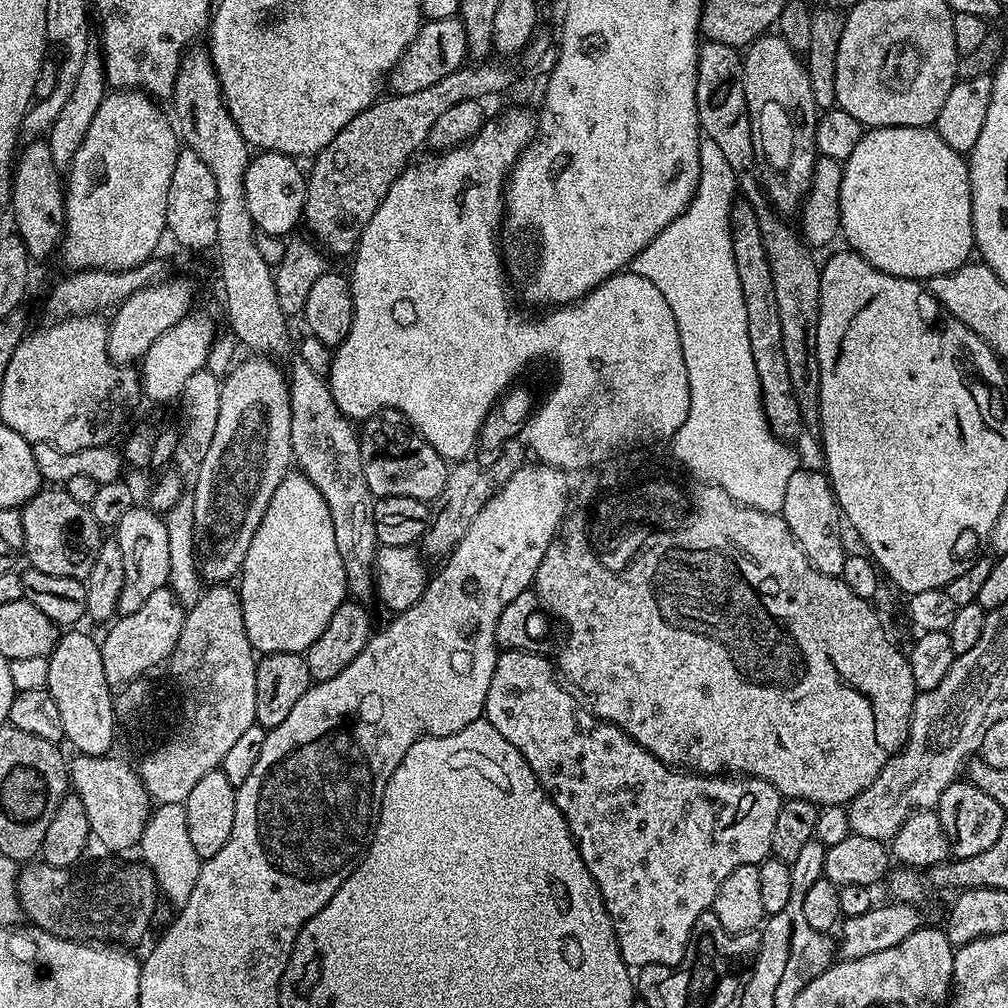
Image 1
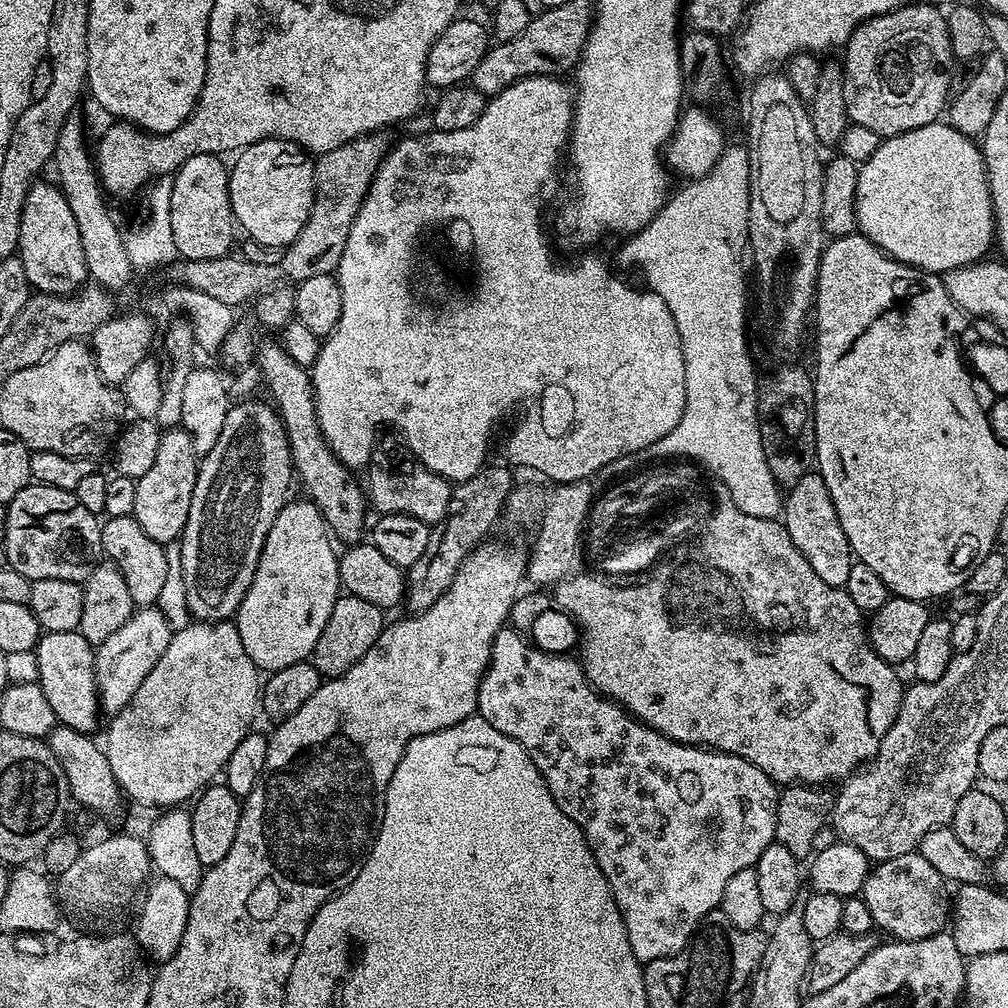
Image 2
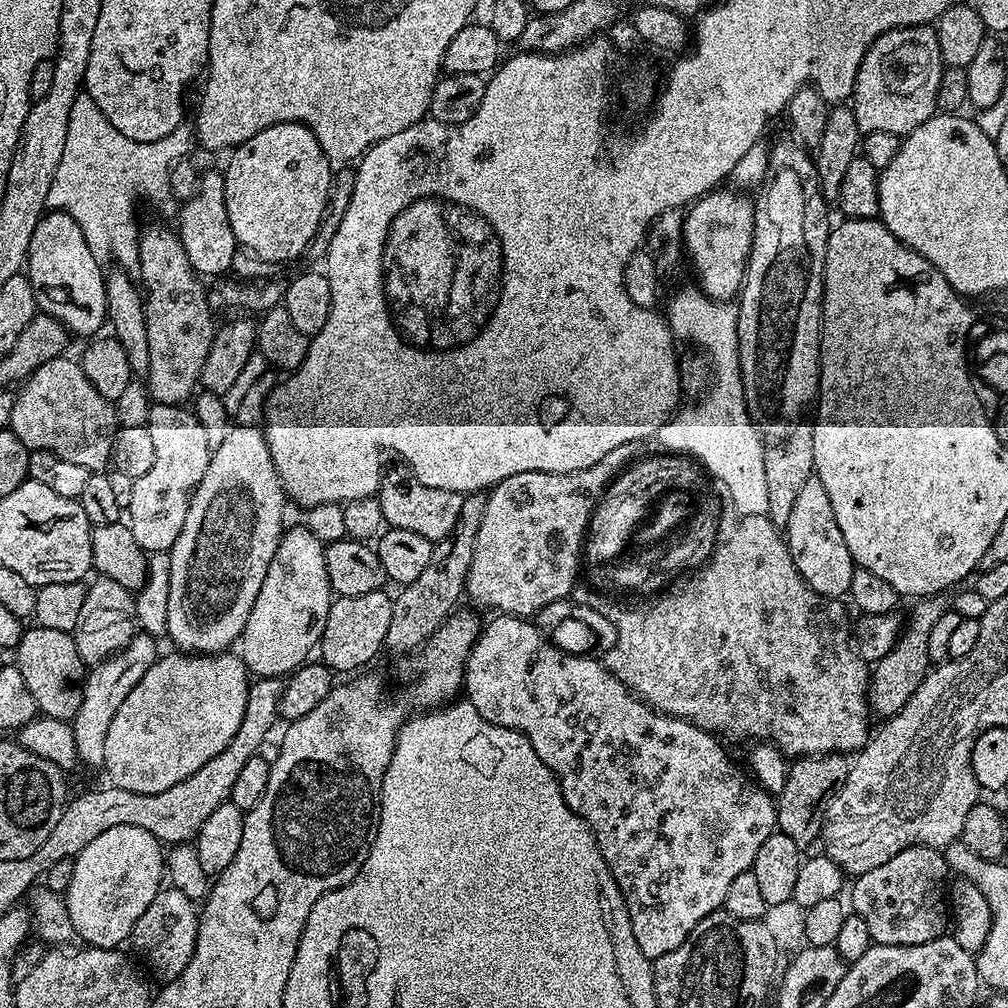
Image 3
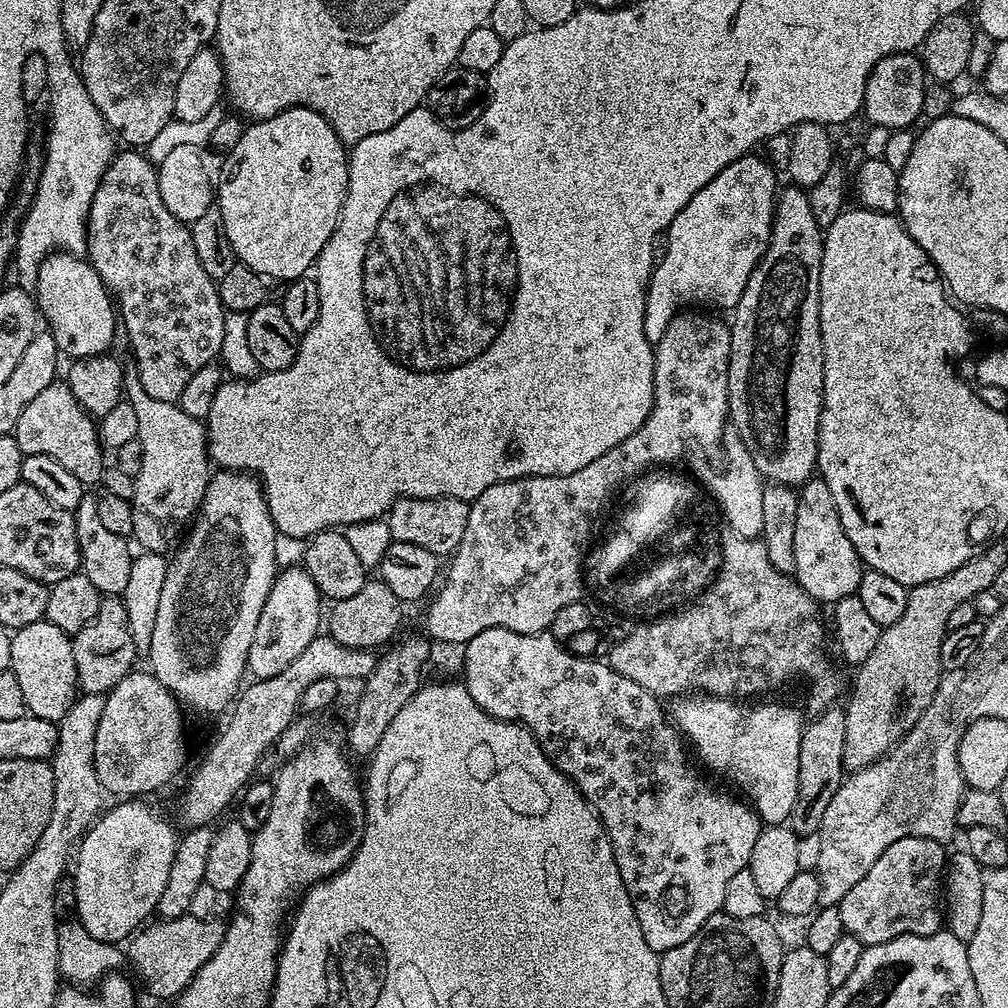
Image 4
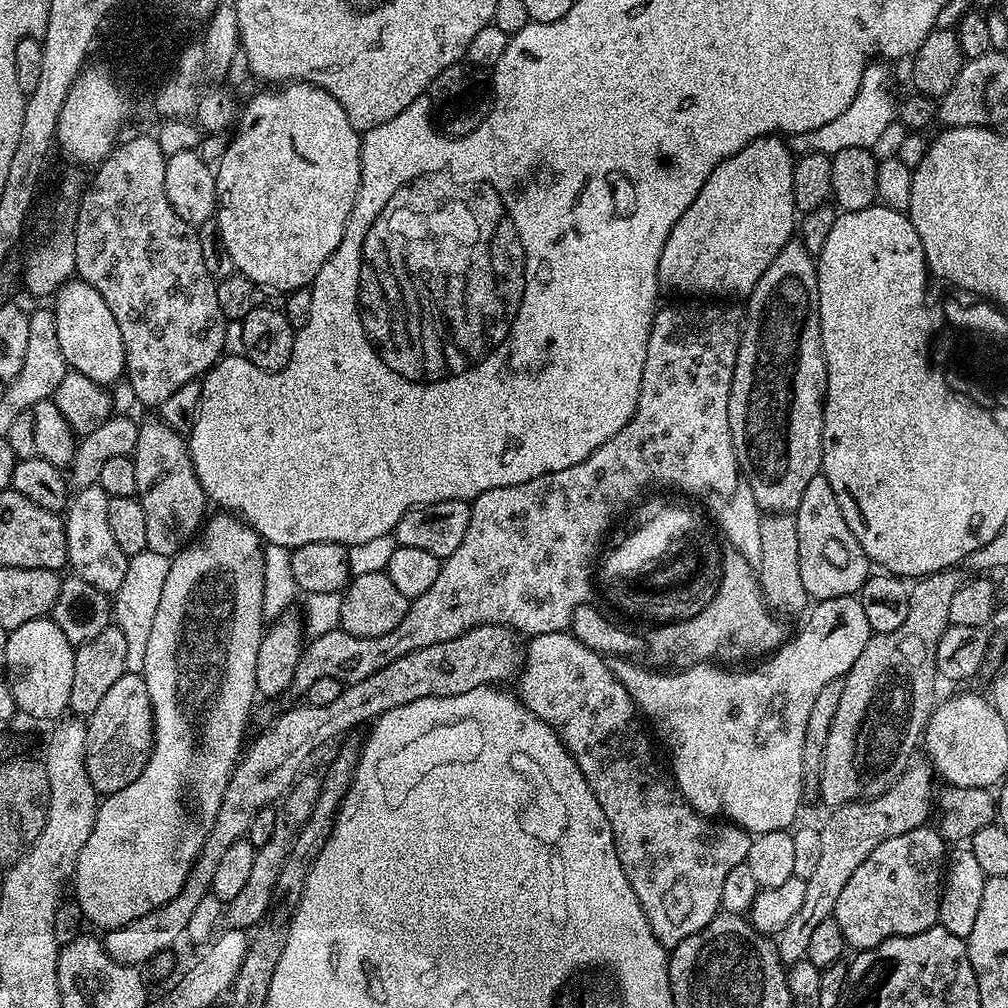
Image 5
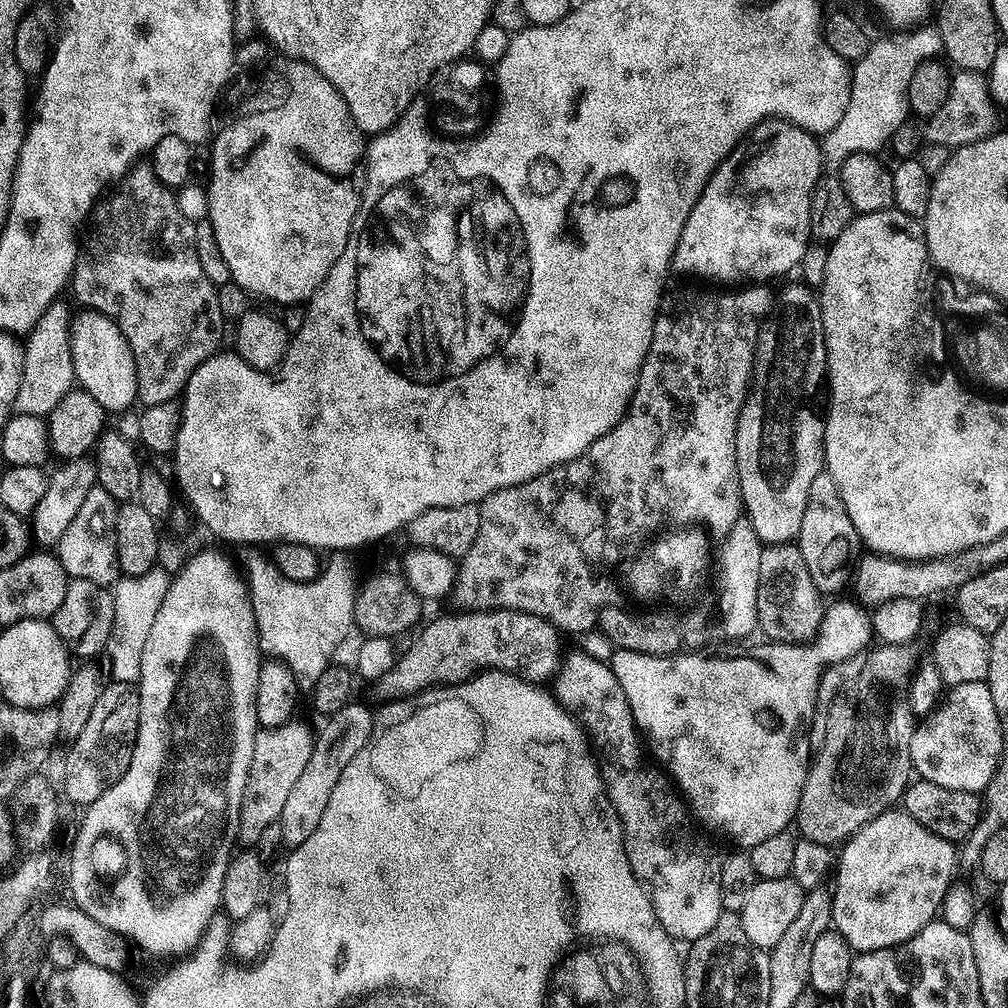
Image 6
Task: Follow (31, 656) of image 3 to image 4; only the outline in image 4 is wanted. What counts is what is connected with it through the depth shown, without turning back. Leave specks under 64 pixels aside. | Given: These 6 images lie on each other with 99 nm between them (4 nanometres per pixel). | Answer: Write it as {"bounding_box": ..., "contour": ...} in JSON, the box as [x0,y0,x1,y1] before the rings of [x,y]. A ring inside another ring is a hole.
{"bounding_box":[10,620,78,721],"contour":[[[39,620],[30,626],[22,626],[11,633],[10,658],[11,672],[18,678],[18,687],[31,715],[47,720],[59,721],[76,701],[78,685],[72,636],[58,630],[49,620]]]}

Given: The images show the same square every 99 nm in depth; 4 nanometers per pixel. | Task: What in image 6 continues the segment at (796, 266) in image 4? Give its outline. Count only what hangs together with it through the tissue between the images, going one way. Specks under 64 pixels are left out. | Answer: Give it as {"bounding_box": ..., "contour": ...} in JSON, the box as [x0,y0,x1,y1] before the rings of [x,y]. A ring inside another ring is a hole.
{"bounding_box":[736,282,828,544],"contour":[[[797,282],[797,284],[788,284],[784,289],[781,290],[780,296],[778,292],[778,303],[775,305],[774,314],[769,315],[767,319],[761,323],[759,332],[756,333],[756,339],[754,341],[754,355],[752,357],[752,376],[748,386],[747,395],[744,397],[744,405],[742,410],[738,414],[736,419],[736,465],[738,466],[738,482],[740,483],[740,503],[742,505],[743,511],[746,513],[746,519],[750,522],[750,526],[754,530],[754,534],[758,534],[758,538],[764,544],[785,544],[787,542],[792,542],[797,539],[800,535],[800,527],[802,526],[802,513],[806,510],[806,494],[810,494],[810,486],[814,482],[814,478],[818,478],[820,472],[825,471],[826,465],[824,462],[824,416],[821,413],[816,413],[812,409],[812,399],[819,394],[820,388],[822,392],[822,385],[826,380],[826,373],[828,370],[828,355],[826,354],[826,346],[824,345],[824,327],[822,326],[822,314],[820,313],[820,301],[818,299],[817,293],[813,291],[809,285],[803,282]]]}

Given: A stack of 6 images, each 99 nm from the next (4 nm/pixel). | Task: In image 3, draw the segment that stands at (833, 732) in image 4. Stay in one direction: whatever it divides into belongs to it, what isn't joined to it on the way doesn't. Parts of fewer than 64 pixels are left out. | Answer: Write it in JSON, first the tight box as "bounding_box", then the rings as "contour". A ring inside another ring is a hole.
{"bounding_box":[775,752,850,850],"contour":[[[832,752],[828,756],[801,756],[788,769],[784,786],[775,797],[776,827],[786,834],[802,850],[808,843],[820,838],[826,818],[826,810],[832,799],[846,786],[846,774],[850,763],[847,755]]]}

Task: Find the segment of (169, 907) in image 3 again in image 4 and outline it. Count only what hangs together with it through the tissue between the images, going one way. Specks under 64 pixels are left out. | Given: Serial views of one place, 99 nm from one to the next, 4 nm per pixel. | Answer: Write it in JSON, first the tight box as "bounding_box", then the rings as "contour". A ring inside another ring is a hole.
{"bounding_box":[129,914,227,999],"contour":[[[187,914],[176,919],[156,920],[131,937],[129,963],[132,962],[135,972],[154,997],[175,999],[196,976],[198,969],[213,956],[227,928],[227,921],[218,917],[204,919]]]}

